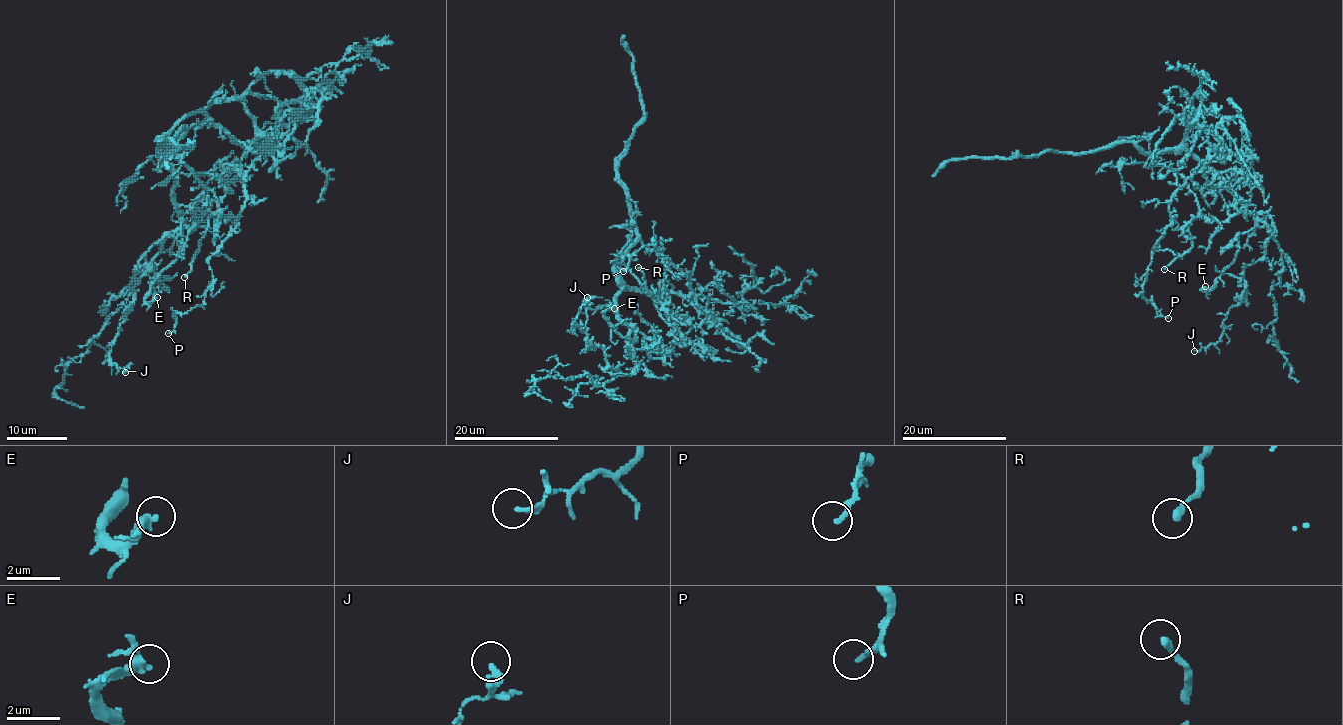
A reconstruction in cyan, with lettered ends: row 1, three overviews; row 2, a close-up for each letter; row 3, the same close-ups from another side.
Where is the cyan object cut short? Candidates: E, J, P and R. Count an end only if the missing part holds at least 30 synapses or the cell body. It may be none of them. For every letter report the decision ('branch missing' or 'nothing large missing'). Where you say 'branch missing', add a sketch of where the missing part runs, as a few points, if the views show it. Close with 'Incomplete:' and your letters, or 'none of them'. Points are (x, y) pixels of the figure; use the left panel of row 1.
E: nothing large missing
J: nothing large missing
P: nothing large missing
R: nothing large missing
Incomplete: none of them

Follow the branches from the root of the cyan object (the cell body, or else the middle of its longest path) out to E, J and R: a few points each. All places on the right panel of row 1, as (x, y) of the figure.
E: (1186, 145), (1223, 180), (1255, 221), (1253, 227), (1237, 237), (1239, 251), (1235, 260), (1209, 292), (1205, 286)
J: (1186, 145), (1270, 229), (1265, 254), (1244, 269), (1243, 300), (1228, 310), (1220, 339), (1194, 351)
R: (1186, 145), (1164, 149), (1154, 159), (1186, 182), (1199, 210), (1189, 226), (1192, 246), (1164, 269)

